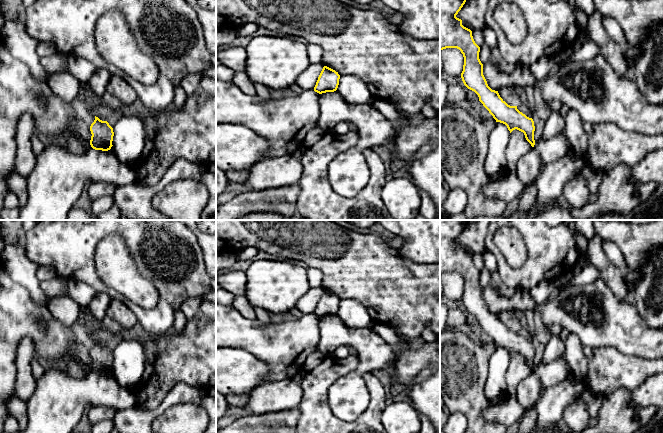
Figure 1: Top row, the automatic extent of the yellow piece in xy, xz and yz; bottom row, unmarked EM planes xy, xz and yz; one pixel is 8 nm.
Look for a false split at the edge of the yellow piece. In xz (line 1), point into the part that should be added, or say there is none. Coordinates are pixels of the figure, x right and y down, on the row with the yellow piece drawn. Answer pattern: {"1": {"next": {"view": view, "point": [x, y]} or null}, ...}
{"1": {"next": null}}

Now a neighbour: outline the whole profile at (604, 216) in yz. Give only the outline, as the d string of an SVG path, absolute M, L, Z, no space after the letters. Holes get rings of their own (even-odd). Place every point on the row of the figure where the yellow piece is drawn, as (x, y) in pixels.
M602 213L591 220L626 220L626 216L617 213Z

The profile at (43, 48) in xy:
M40 42L37 45L36 51L40 57L50 56L57 52L55 45L48 42Z

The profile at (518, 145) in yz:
M517 129L513 130L510 133L510 141L506 149L506 160L509 170L514 170L518 159L532 148L523 132Z

